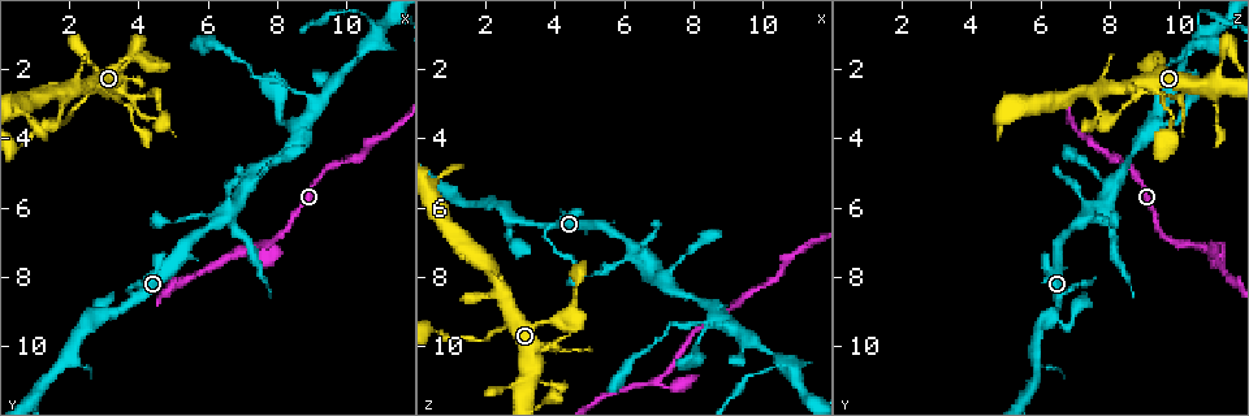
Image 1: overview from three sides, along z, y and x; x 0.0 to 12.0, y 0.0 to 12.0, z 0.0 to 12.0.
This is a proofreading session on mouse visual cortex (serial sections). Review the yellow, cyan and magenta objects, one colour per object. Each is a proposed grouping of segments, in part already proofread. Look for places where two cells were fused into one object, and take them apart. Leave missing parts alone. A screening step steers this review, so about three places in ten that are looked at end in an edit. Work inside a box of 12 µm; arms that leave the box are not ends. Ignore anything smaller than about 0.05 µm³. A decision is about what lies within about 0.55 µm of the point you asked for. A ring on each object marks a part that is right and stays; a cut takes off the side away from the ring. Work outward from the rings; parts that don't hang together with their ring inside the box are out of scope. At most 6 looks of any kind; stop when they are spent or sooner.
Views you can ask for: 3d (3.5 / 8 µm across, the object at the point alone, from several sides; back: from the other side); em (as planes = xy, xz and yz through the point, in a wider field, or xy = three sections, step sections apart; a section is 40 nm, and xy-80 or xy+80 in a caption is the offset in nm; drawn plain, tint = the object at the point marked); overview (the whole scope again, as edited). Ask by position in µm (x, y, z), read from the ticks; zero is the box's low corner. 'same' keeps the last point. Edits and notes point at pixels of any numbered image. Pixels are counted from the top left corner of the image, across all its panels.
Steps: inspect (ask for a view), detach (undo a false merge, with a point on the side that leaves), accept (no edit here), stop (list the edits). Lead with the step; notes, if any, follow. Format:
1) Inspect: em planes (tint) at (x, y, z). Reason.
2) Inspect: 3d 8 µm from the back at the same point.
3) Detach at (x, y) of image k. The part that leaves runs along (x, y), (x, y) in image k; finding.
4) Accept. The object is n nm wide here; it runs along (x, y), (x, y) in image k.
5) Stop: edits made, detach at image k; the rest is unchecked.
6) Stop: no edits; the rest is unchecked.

Inspect: 3d 3.5 µm from the back at (9.0, 2.9, 9.4). Three arms meet.

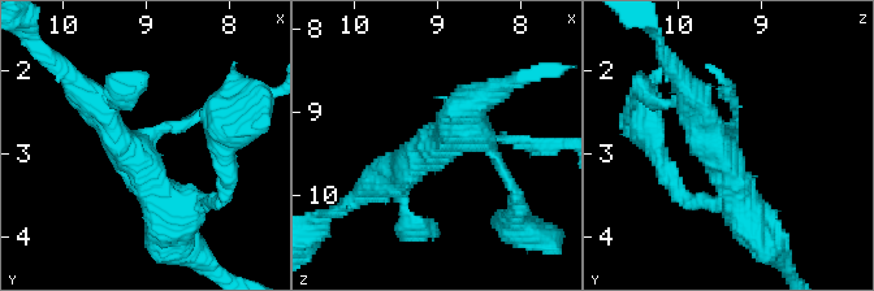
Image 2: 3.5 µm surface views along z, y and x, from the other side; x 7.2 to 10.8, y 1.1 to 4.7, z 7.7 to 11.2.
Inspect: em planes (tint) at (9.00, 2.85, 9.35). 3 arms meet here; the arms are 100, 350, 500 nm wide.

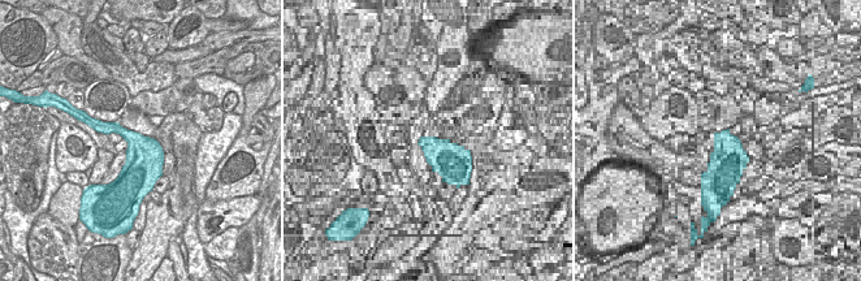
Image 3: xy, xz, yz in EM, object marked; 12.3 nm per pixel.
Accept. It runs along (173, 209), (137, 157), (165, 125), (221, 101) in image 2; continuous, no second cell.

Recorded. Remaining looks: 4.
Inspect: 3d 3.5 µm from the back at (10.9, 0.9, 10.6). A fork.

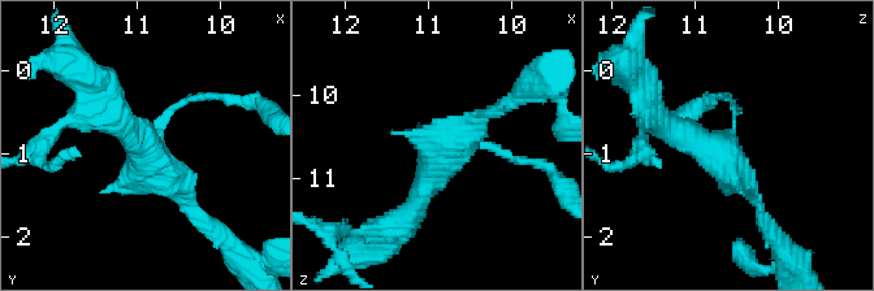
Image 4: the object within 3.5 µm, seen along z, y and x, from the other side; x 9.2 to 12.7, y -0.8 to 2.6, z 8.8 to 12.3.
Accept. The arms are 100, 150, 300 nm wide; all the same cell.

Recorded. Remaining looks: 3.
Inspect: 3d 3.5 µm at (6.9, 7.2, 11.0). Three-way junction.

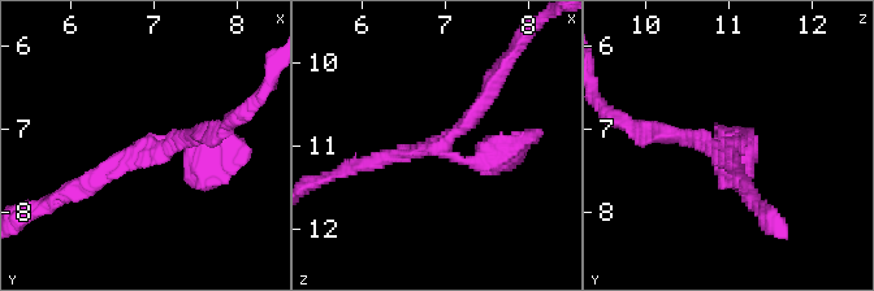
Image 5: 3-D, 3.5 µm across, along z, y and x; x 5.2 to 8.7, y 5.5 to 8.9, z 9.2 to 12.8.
Accept. Continuous, no second cell.

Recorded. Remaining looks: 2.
Stop: no edits; the rest is unchecked.

